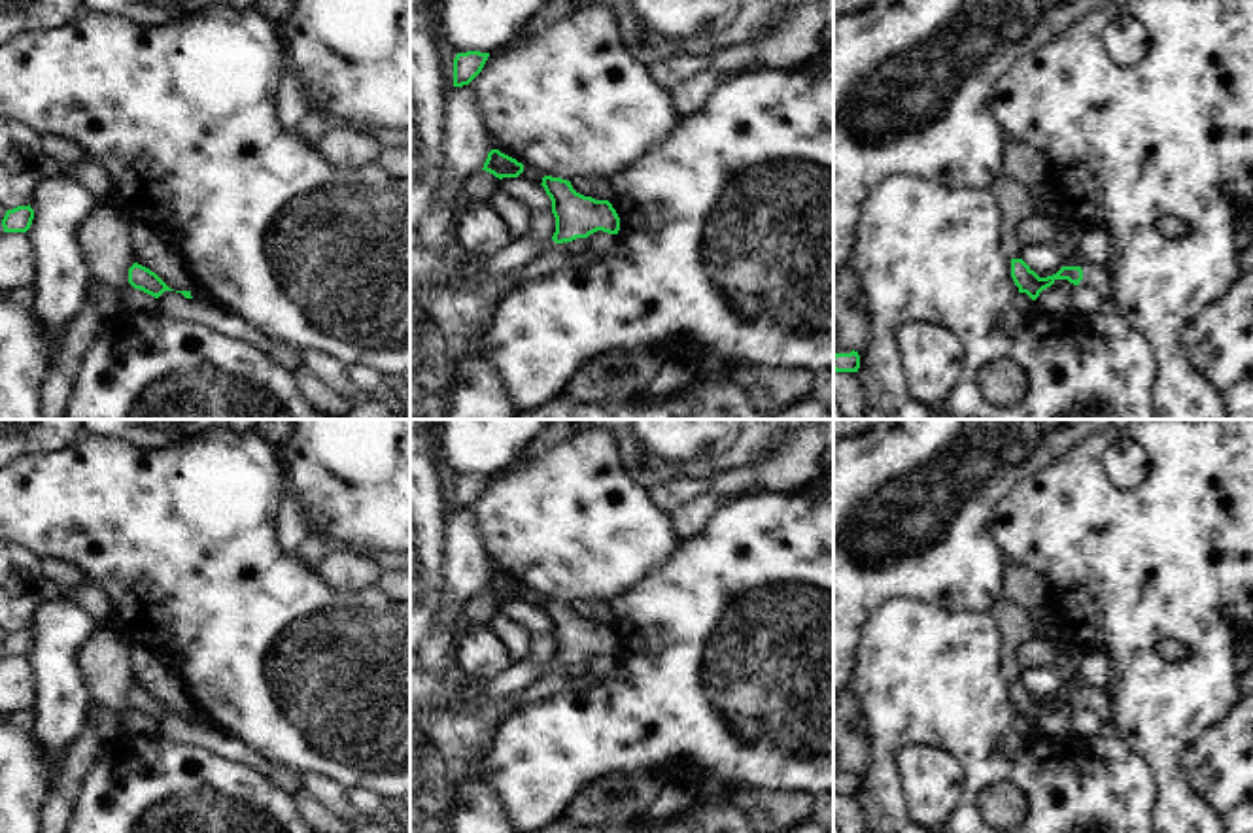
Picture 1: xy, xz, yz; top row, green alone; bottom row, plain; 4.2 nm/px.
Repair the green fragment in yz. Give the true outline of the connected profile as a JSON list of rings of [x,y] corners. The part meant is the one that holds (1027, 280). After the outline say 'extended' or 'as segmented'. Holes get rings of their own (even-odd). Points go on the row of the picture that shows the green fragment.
[[[1011,259],[1011,278],[1019,287],[1019,293],[1026,293],[1032,300],[1039,293],[1051,287],[1056,280],[1068,280],[1073,285],[1083,285],[1096,291],[1100,297],[1113,295],[1113,283],[1107,264],[1087,264],[1062,266],[1056,274],[1039,278],[1022,259]]] | extended

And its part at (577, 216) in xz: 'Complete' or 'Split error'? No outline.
Split error.

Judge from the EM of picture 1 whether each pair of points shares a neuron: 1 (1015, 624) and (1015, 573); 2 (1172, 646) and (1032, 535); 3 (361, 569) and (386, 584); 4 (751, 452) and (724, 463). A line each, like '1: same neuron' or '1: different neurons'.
1: different neurons
2: different neurons
3: different neurons
4: same neuron

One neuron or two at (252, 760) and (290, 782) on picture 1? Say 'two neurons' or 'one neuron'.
one neuron

